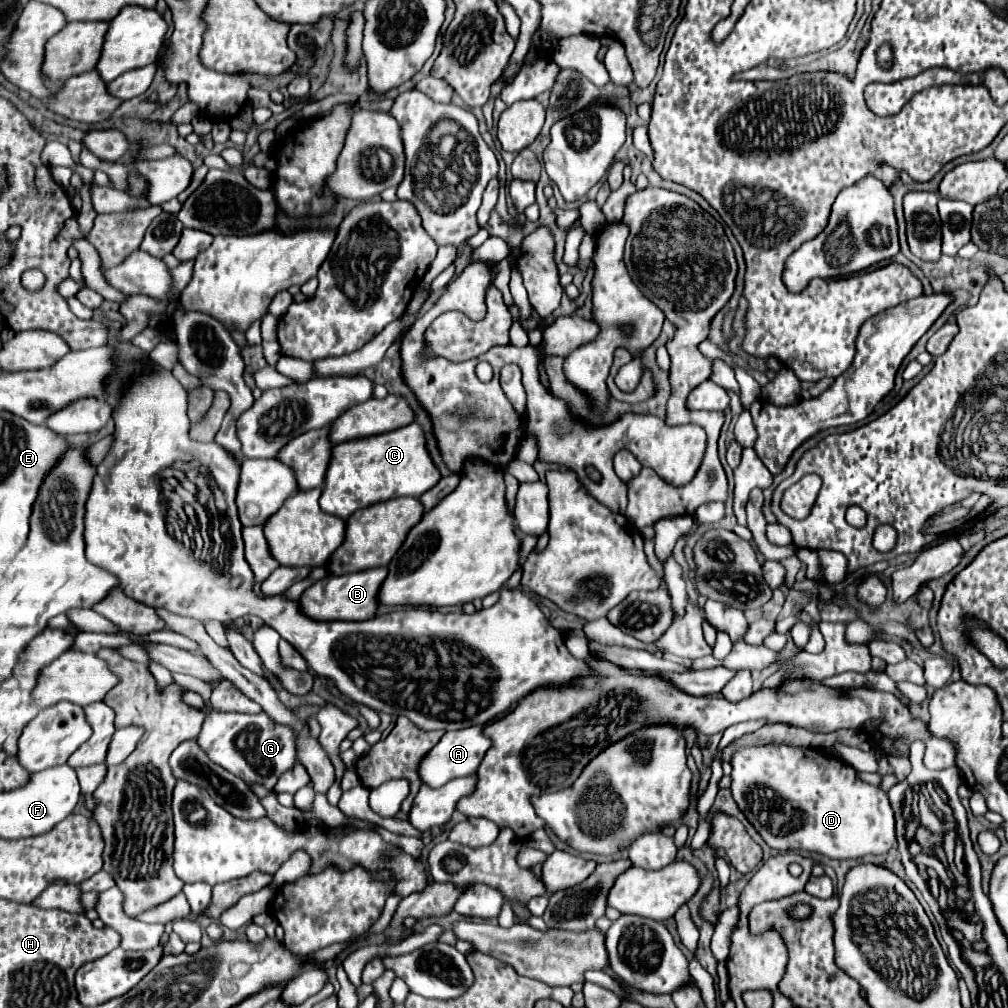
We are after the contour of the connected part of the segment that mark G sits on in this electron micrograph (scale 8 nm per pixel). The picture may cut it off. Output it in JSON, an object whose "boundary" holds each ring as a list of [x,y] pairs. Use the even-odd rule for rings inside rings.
{"boundary":[[[206,699],[206,707],[210,709],[202,729],[196,737],[198,745],[206,755],[218,763],[220,767],[228,769],[236,777],[250,783],[260,783],[266,789],[272,789],[284,771],[290,771],[296,765],[296,747],[294,747],[294,733],[290,727],[278,727],[278,723],[270,723],[270,717],[260,715],[242,715],[242,713],[224,713],[212,707]]]}

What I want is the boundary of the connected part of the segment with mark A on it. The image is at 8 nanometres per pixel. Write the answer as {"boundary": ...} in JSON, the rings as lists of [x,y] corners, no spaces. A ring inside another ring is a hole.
{"boundary":[[[474,725],[468,729],[444,733],[444,737],[430,751],[430,755],[426,755],[426,759],[422,759],[422,781],[432,787],[442,787],[450,779],[476,773],[476,769],[478,769],[480,761],[484,759],[486,751],[490,749],[490,745],[492,745],[492,741],[490,741],[490,737],[484,735],[484,725]]]}

